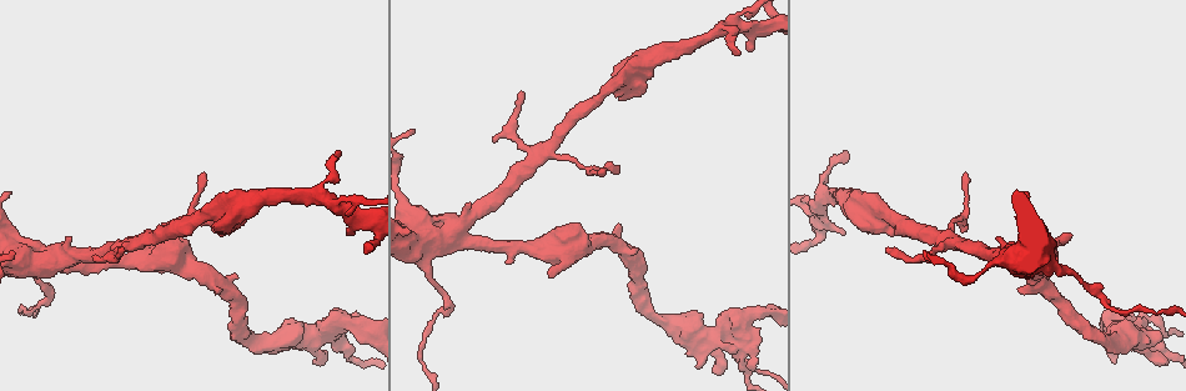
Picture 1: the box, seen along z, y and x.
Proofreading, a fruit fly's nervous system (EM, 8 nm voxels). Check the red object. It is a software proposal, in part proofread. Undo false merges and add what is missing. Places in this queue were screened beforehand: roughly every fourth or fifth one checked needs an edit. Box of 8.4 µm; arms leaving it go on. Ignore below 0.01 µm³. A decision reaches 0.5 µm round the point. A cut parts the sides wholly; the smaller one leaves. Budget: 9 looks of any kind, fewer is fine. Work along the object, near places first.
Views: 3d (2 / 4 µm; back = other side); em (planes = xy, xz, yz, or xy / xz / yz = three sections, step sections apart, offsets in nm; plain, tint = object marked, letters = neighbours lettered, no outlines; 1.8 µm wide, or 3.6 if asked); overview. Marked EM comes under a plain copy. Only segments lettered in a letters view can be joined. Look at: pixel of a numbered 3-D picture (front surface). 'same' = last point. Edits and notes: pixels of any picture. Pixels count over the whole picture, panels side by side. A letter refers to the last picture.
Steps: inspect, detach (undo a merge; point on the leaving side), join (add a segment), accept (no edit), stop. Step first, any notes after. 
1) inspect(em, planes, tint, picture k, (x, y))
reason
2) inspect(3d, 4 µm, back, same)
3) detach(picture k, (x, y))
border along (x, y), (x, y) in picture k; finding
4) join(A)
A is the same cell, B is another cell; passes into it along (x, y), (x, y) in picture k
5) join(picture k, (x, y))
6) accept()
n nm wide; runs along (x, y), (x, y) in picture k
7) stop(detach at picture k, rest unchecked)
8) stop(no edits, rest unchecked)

inspect(3d, 2 µm, picture 1, (50, 259))
three-way junction

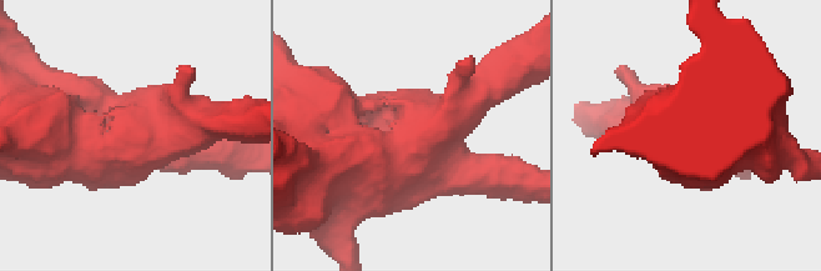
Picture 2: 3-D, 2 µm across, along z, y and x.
inspect(em, planes, letters, picture 2, (140, 129))
3 arms; arms of 280, 280, 550 nm

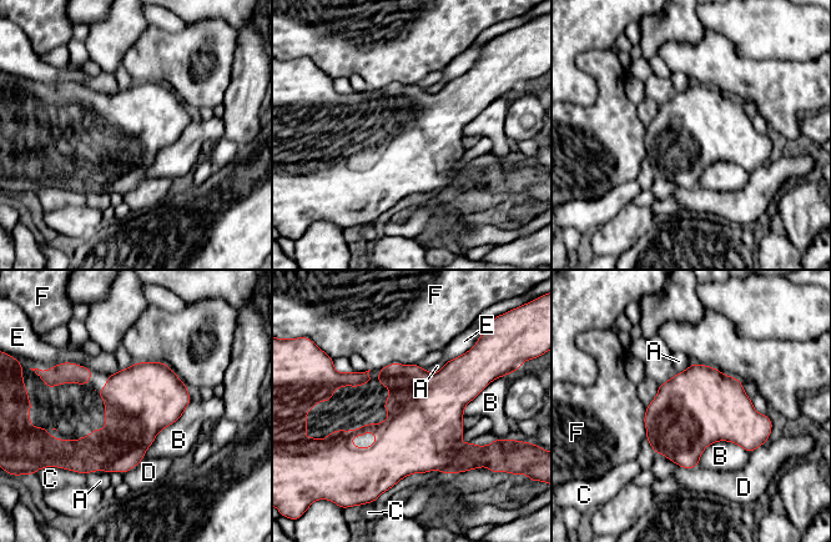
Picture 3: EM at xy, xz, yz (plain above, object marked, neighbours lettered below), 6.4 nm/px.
accept()
B touches over 480 nm; A, B, C, D, E and F are other cells; border along (192, 401), (159, 432), (144, 457) in picture 3; continuous, no second cell

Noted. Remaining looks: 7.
inspect(em, xy, step 4, tint, picture 1, (227, 212))
sharp bend

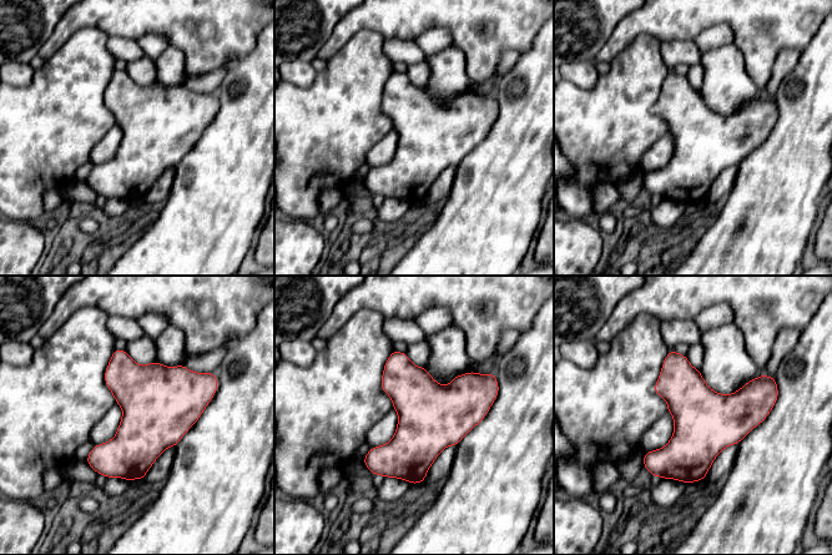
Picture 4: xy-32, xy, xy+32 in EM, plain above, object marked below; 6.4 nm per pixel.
inspect(em, planes, tint, same)

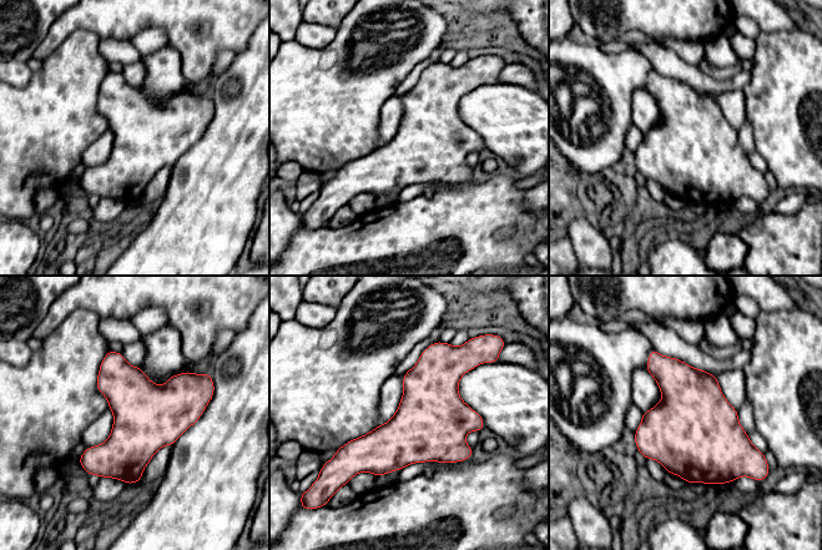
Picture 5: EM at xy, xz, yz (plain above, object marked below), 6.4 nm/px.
inspect(em, planes, letters, same)

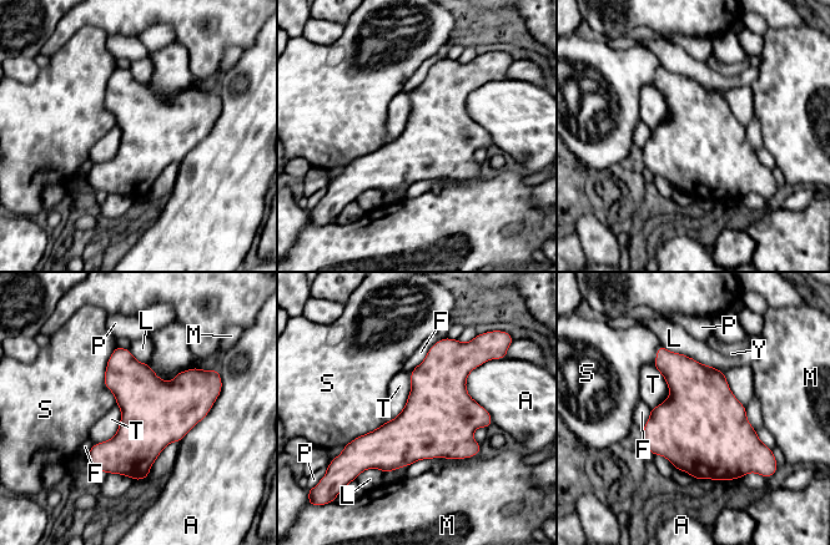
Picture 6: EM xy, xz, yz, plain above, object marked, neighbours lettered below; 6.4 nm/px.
accept()
A, F, L, M, P, S, T and Y are other cells; border along (412, 371), (405, 407), (385, 423) in picture 6; one cell here

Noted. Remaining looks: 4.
inspect(3d, 4 µm, picture 1, (354, 218))
thick turns thin

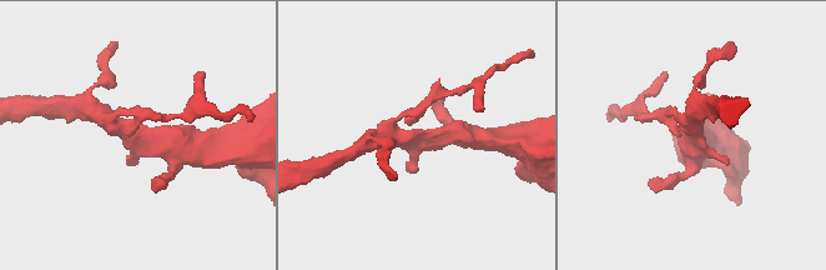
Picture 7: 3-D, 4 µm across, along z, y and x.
inspect(em, xz, step 4, letters, picture 7, (417, 145))
need the tissue

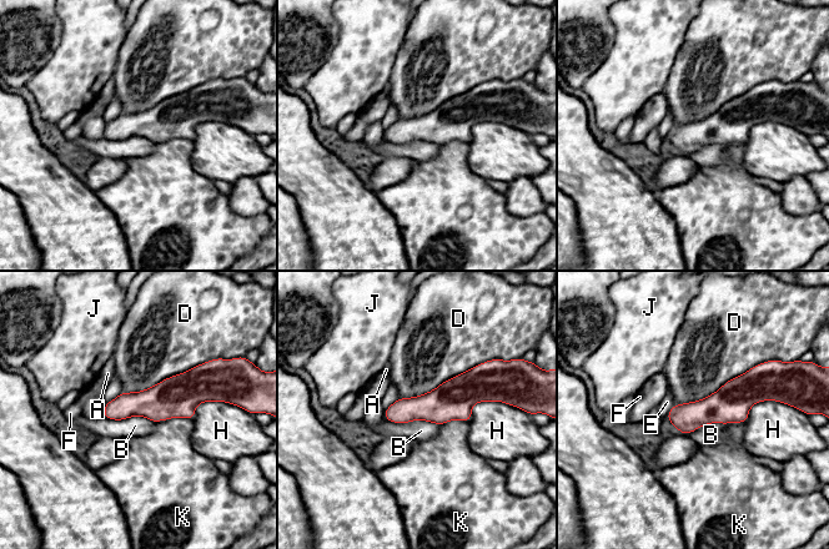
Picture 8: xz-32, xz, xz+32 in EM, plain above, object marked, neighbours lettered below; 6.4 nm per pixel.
inspect(em, planes, letters, same)
another direction

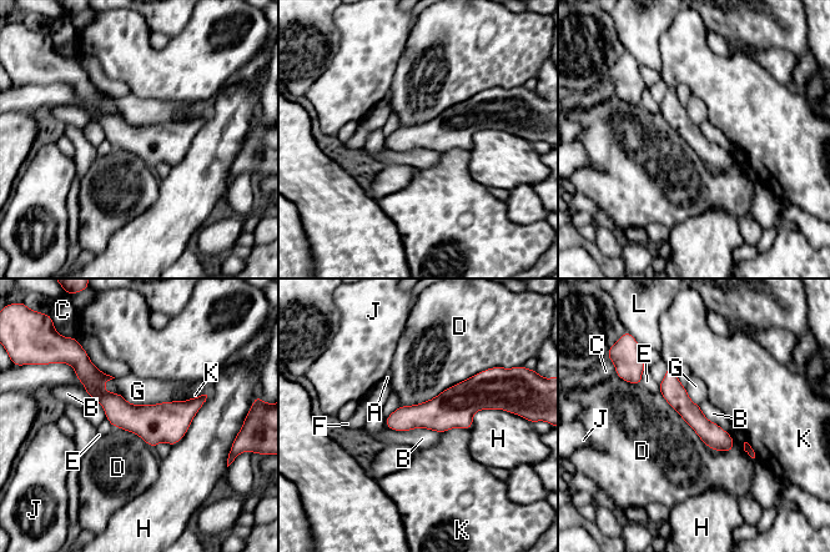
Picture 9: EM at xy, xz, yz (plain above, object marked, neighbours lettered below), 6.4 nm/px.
accept()
A, B, C, D, E, F, G, H, J, K and L are other cells; runs along (81, 371), (124, 415), (202, 399) in picture 9; one cell here

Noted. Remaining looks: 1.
stop(no edits, rest unchecked)

